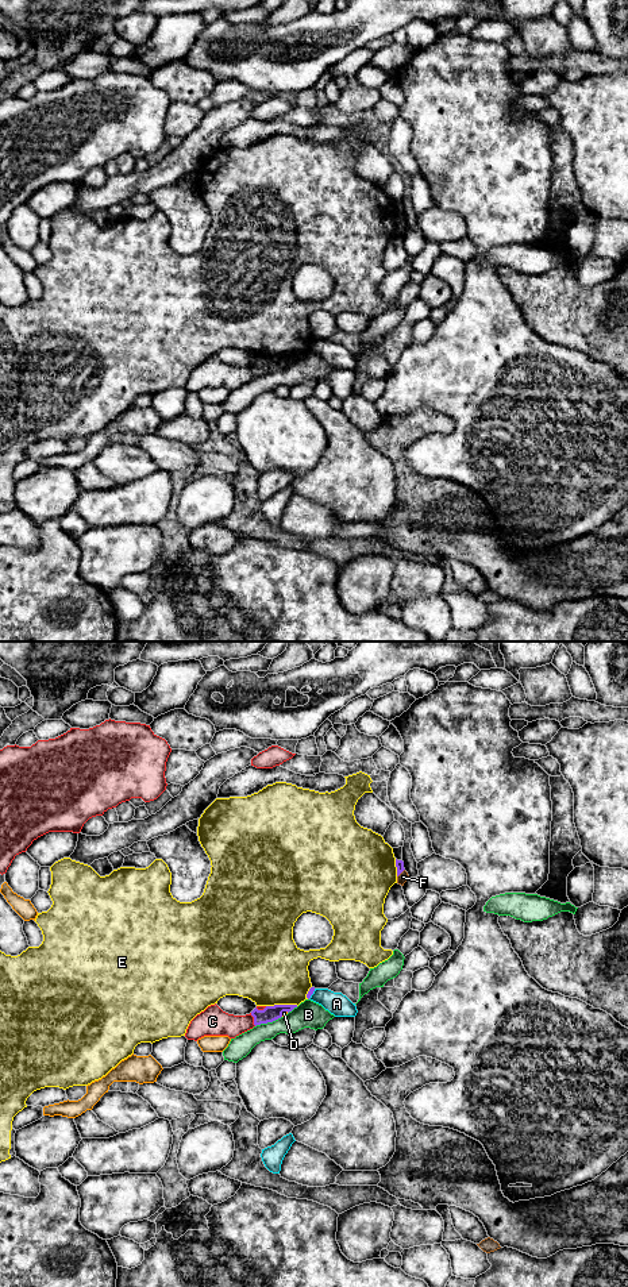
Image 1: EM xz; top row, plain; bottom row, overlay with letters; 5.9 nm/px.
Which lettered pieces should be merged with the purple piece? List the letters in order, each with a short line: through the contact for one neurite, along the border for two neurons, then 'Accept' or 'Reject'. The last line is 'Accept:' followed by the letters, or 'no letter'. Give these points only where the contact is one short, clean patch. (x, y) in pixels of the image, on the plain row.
A: Reject
B: Reject
C: Reject
D: Reject
E: Reject
F: Line: xz (404, 220), (397, 228). Reject
Accept: no letter

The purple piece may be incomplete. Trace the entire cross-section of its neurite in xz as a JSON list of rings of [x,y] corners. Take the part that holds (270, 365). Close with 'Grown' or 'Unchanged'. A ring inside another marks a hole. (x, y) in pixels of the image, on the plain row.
[[[274,357],[266,358],[263,362],[258,362],[257,359],[251,363],[254,369],[254,377],[273,374],[282,369],[284,363],[292,363],[297,357]]]. Unchanged

